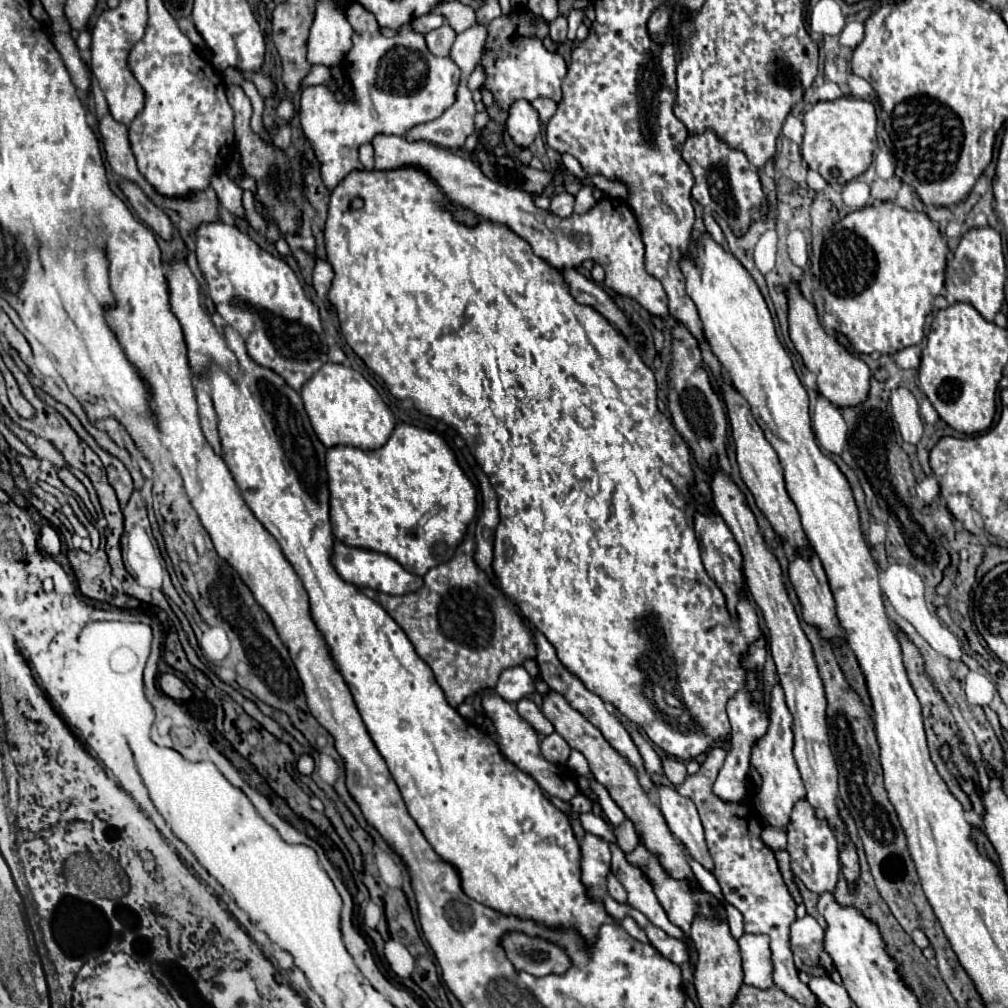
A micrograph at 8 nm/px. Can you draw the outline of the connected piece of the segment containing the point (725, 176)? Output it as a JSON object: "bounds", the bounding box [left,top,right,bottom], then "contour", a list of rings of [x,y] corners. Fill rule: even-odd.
{"bounds":[682,129,764,235],"contour":[[[706,129],[704,133],[688,135],[682,147],[682,157],[688,163],[696,181],[692,187],[692,197],[702,207],[722,215],[730,223],[732,231],[736,235],[742,235],[750,225],[754,211],[760,207],[764,199],[756,169],[750,167],[746,155],[738,149],[730,149],[730,145],[722,141],[722,137],[718,137],[712,129]]]}

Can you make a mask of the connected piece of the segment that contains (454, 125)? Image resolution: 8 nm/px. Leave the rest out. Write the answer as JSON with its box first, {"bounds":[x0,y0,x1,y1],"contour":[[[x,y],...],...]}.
{"bounds":[406,83,476,147],"contour":[[[460,83],[456,93],[456,103],[448,107],[442,117],[412,127],[406,133],[408,141],[428,141],[440,147],[462,147],[466,137],[474,131],[474,115],[476,107],[472,101],[472,93],[466,85]]]}

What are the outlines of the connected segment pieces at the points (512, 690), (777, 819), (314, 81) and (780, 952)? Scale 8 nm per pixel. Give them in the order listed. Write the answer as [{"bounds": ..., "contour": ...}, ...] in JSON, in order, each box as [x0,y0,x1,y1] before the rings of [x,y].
[{"bounds":[496,665,534,703],"contour":[[[516,665],[500,673],[496,693],[508,703],[518,703],[522,697],[534,693],[534,681],[522,665]]]},{"bounds":[750,683,806,829],"contour":[[[780,683],[772,687],[770,691],[770,725],[764,737],[760,737],[754,747],[752,747],[752,755],[750,755],[750,767],[756,769],[762,777],[762,787],[756,795],[756,809],[764,815],[764,819],[770,825],[782,827],[786,829],[788,821],[790,821],[790,811],[794,807],[794,803],[802,797],[806,797],[804,791],[804,783],[800,779],[796,761],[794,761],[794,753],[792,753],[792,715],[788,713],[788,707],[784,703],[784,693]]]},{"bounds":[302,65,330,87],"contour":[[[314,65],[314,67],[310,69],[310,73],[302,79],[302,87],[322,85],[322,83],[326,83],[328,77],[330,77],[330,69],[326,69],[326,65]]]},{"bounds":[676,745,818,1005],"contour":[[[722,745],[712,747],[708,751],[706,761],[700,765],[700,769],[694,775],[688,775],[684,779],[684,783],[676,787],[676,791],[684,797],[690,797],[700,813],[700,819],[702,819],[702,825],[706,831],[708,851],[714,861],[712,875],[718,879],[724,899],[742,913],[744,931],[770,937],[774,983],[784,993],[790,993],[790,997],[798,997],[798,1001],[802,1001],[802,1005],[818,1005],[818,997],[814,997],[814,993],[810,993],[810,987],[798,979],[798,969],[792,961],[790,923],[796,919],[796,913],[794,913],[796,903],[782,879],[774,849],[770,849],[760,837],[762,819],[758,815],[740,817],[740,815],[732,813],[732,809],[752,807],[748,801],[736,803],[736,801],[722,801],[720,797],[714,797],[712,785],[718,777],[724,757],[726,757],[726,751]]]}]

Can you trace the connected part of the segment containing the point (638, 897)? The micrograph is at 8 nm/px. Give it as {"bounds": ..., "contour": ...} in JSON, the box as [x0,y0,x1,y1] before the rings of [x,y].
{"bounds":[608,843,688,945],"contour":[[[608,843],[608,845],[612,851],[612,873],[628,891],[628,905],[642,911],[656,927],[664,929],[670,937],[676,937],[688,945],[688,935],[682,929],[678,929],[678,925],[674,925],[666,917],[662,905],[658,905],[658,897],[654,895],[654,889],[646,879],[646,875],[636,865],[626,861],[626,853],[616,843]]]}

